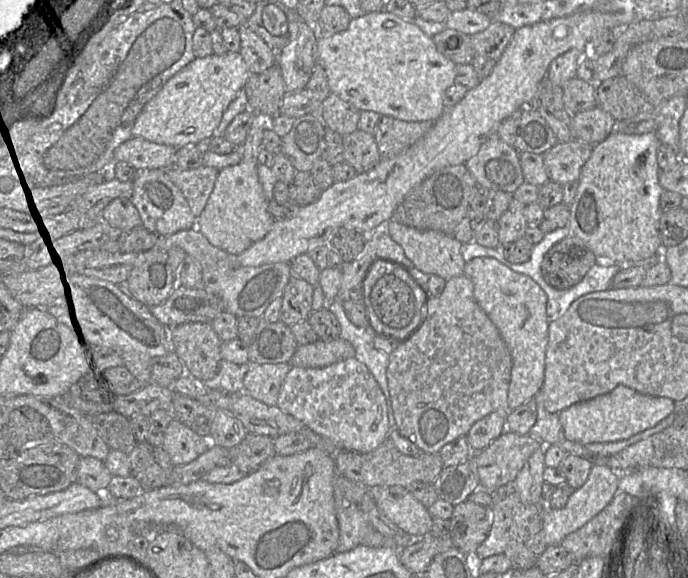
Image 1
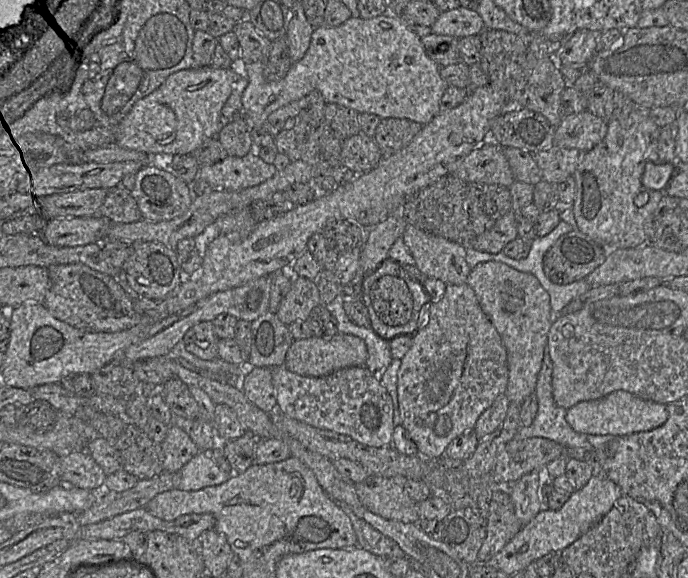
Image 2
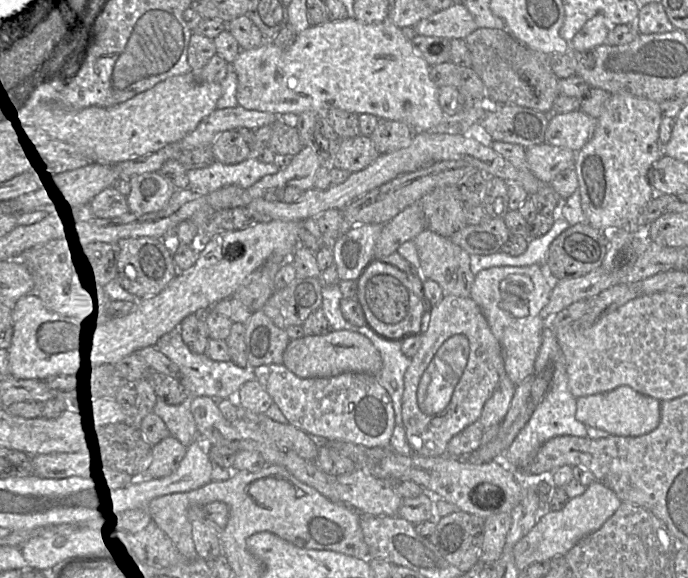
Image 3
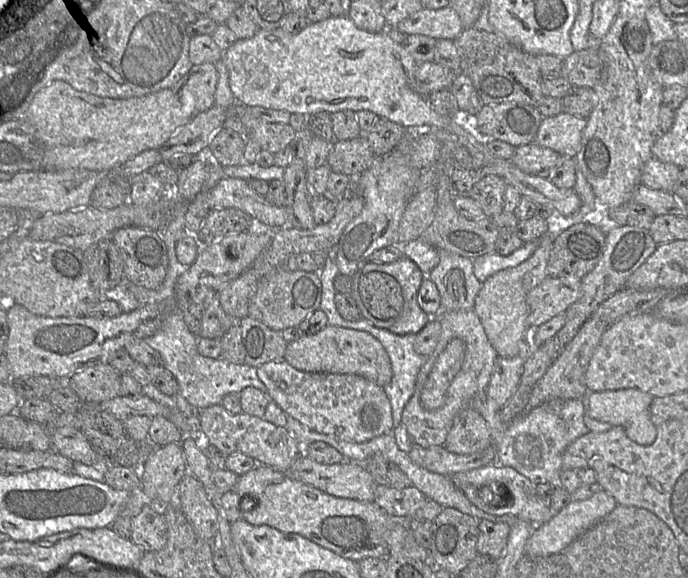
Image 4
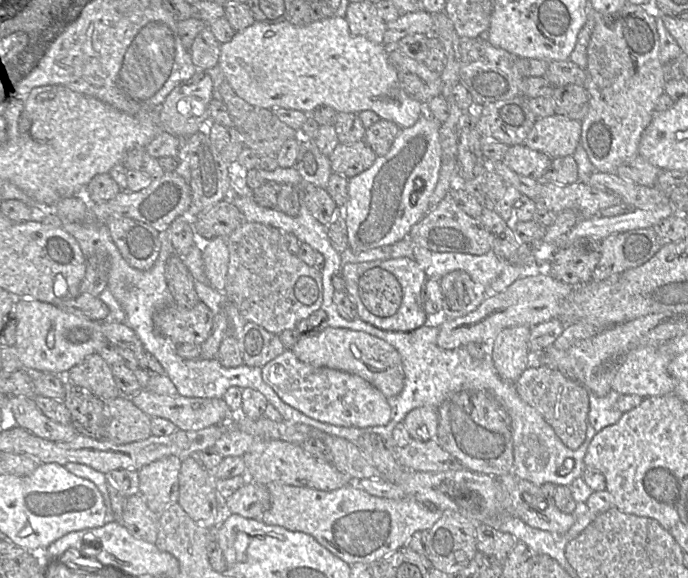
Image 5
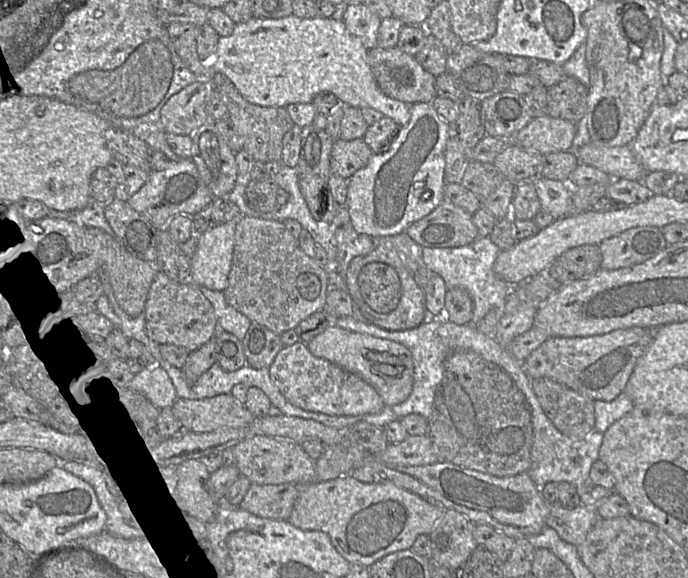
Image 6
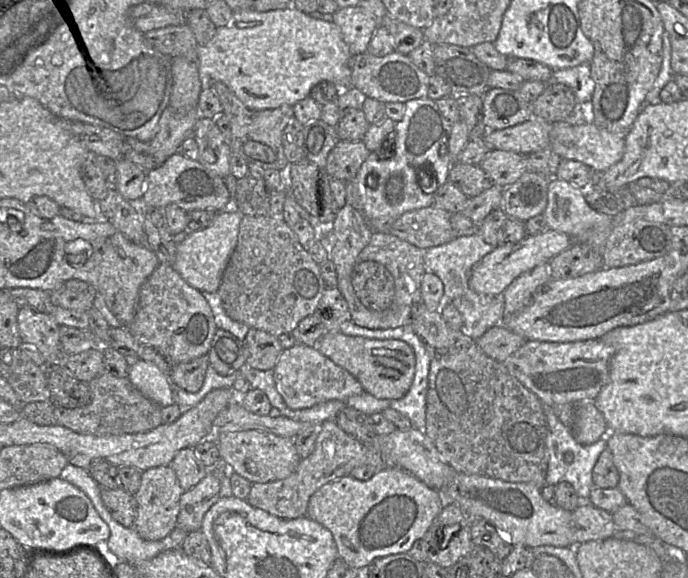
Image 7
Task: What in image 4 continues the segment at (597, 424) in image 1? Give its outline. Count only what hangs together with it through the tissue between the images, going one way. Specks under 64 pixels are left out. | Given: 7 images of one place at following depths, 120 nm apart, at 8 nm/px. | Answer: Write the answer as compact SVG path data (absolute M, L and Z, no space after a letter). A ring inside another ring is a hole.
M637 388L589 392L587 414L600 422L622 427L629 439L640 445L649 445L656 439L656 427L649 411L653 398Z

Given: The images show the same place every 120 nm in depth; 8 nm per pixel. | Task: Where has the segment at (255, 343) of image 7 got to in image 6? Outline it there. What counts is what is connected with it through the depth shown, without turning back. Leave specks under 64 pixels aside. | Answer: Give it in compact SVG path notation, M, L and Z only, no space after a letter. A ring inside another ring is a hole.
M251 322L241 342L246 364L254 369L269 368L284 346L279 335L256 322Z

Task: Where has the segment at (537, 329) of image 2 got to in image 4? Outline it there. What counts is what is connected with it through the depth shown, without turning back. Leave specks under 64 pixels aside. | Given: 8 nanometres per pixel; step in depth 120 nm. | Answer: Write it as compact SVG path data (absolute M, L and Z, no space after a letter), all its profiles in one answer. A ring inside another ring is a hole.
M557 222L549 223L548 231L539 239L536 250L526 261L516 267L496 272L481 284L473 309L499 357L519 356L527 359L534 348L527 323L529 308L526 298L532 289L548 277L547 264L550 251L555 238L562 231L562 225Z

